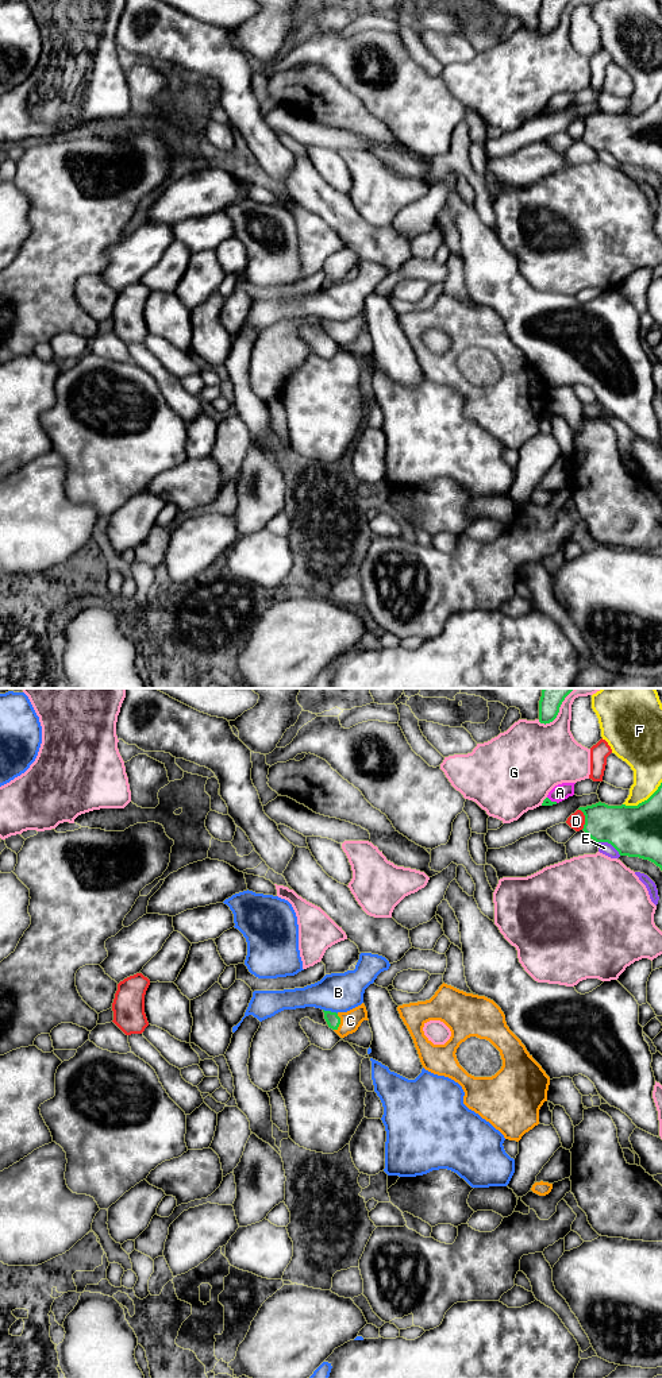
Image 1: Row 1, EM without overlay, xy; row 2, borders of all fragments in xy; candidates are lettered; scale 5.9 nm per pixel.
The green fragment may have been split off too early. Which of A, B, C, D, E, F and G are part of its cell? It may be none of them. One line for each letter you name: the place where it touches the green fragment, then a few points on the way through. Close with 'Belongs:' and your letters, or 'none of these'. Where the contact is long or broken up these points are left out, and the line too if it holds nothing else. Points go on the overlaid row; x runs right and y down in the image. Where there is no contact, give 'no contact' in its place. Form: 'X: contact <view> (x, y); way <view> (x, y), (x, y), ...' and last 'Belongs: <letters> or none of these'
C: contact xy (339, 1022); way xy (331, 1018), (339, 1022), (350, 1021)
Belongs: C

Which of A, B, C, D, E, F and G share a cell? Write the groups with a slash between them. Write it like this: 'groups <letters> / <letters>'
groups A / B / C / D / E / F / G

